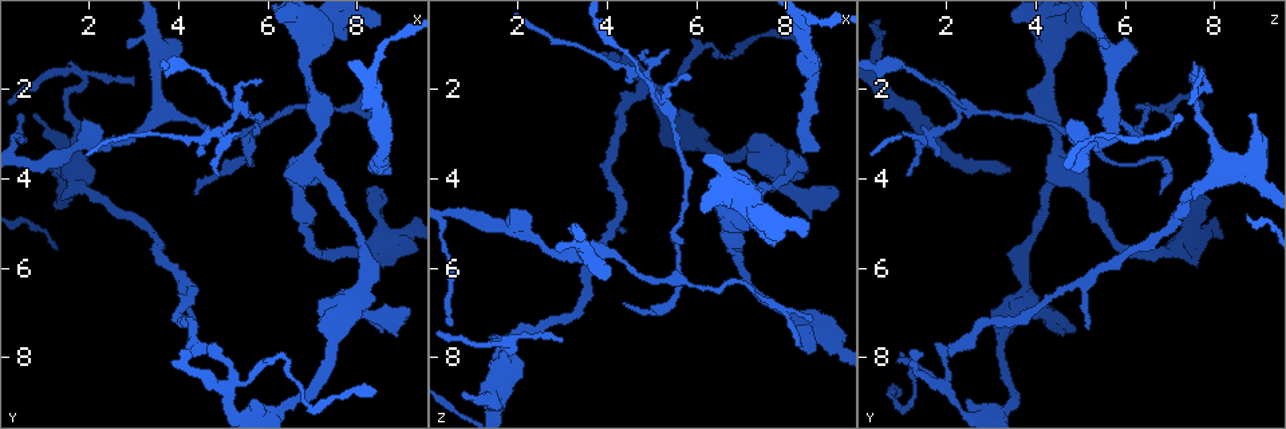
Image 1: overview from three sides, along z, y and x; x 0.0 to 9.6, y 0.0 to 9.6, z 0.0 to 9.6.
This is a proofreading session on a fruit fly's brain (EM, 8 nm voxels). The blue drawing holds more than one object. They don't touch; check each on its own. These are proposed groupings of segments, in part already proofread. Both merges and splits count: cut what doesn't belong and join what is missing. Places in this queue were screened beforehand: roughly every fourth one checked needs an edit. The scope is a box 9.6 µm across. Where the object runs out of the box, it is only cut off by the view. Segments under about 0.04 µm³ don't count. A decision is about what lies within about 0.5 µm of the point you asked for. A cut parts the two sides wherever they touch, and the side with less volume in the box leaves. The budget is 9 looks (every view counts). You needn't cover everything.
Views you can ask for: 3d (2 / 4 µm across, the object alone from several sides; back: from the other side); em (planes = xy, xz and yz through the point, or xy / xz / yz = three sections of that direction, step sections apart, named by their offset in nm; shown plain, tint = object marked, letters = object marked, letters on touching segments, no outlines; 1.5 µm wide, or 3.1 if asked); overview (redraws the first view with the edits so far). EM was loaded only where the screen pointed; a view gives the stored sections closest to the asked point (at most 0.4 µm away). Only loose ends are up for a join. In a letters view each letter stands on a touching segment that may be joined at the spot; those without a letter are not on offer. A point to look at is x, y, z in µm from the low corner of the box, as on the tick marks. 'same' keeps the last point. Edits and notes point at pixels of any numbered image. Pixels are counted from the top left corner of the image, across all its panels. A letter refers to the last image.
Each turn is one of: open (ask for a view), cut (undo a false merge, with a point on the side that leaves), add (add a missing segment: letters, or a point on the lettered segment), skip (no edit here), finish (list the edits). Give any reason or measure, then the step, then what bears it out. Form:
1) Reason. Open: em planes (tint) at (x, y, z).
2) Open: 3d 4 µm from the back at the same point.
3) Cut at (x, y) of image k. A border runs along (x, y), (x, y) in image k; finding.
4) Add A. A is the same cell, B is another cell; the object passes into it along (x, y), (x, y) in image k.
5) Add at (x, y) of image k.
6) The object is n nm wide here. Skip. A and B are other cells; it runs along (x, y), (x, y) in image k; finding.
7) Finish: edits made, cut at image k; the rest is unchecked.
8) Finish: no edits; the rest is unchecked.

Branch stops here. Open: 3d 4 µm at (2.90, 1.10, 5.60).

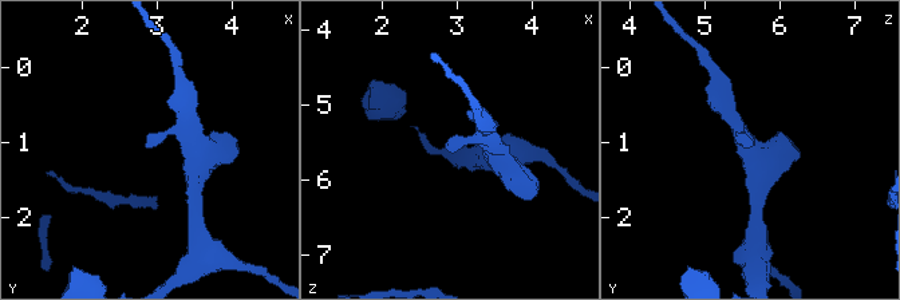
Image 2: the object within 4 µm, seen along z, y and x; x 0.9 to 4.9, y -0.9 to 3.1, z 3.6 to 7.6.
Open: em planes (letters) at (2.85, 1.10, 5.55).

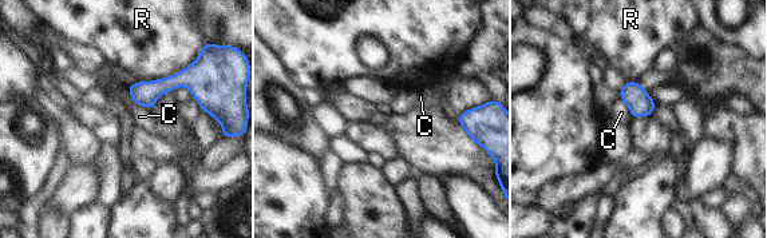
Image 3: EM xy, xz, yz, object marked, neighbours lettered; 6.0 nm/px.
The longest contact is with R, 380 nm. Skip. C and R are other cells; it runs along (131, 90), (186, 82), (202, 104) in image 3; none of them fits.

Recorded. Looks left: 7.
Abrupt turn. Open: 3d 2 µm from the back at (1.90, 1.75, 7.75).

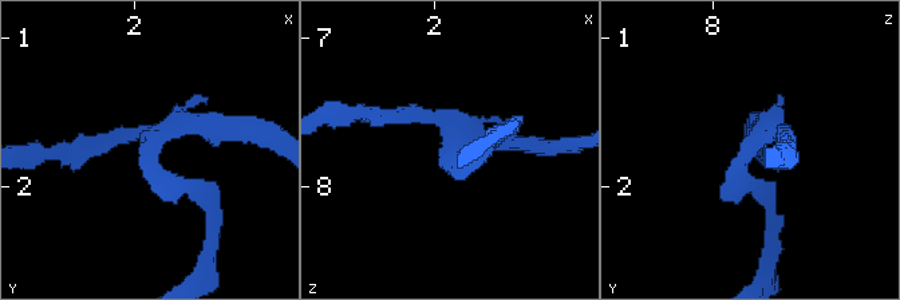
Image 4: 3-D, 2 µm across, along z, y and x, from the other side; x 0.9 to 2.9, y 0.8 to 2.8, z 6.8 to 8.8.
Open: em xz step 8 (tint) at (1.90, 1.76, 7.76).

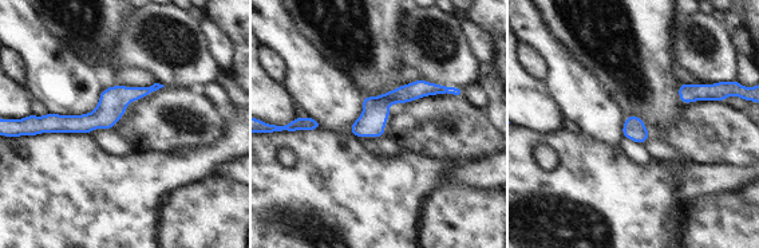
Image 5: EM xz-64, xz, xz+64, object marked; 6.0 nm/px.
Open: em planes (letters) at the same point.

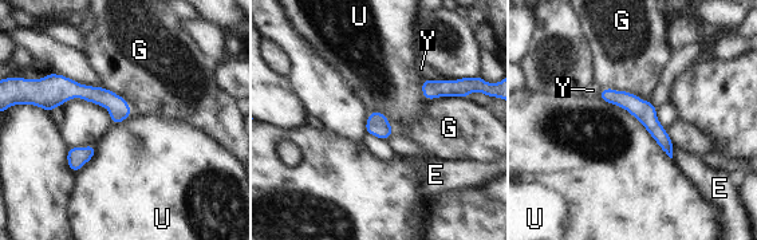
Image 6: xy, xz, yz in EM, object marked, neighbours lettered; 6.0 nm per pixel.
Skip. E, G, U and Y are other cells; it runs along (604, 91), (629, 101), (669, 150) in image 6; one neuron here.

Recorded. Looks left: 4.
Abrupt turn. Open: 3d 4 µm at (6.30, 8.05, 1.05).

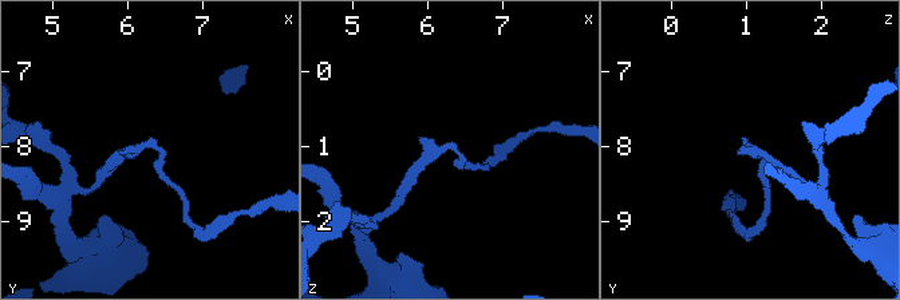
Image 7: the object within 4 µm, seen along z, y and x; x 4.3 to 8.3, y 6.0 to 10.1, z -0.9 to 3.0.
Open: em xz step 4 (tint) at (6.30, 8.00, 1.00).

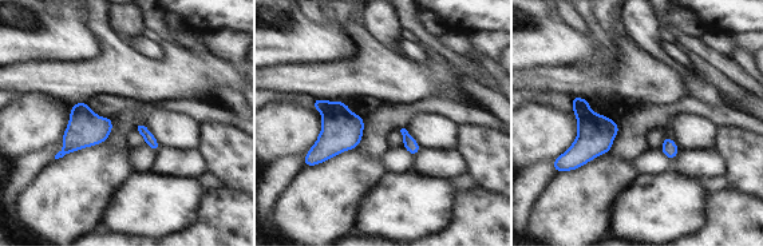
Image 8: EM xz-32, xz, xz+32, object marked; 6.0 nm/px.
See the neighbours. Open: em xz step 4 (letters) at the same point.

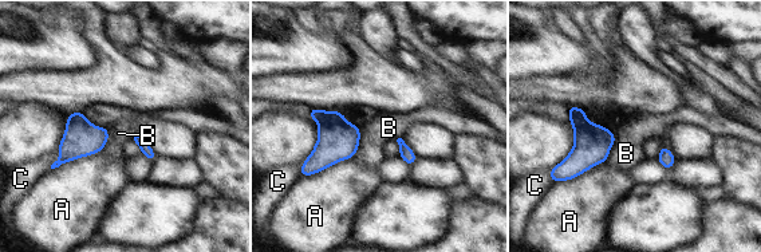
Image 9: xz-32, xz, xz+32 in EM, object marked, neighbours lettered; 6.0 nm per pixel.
Skip. A, B and C are other cells; a border runs along (359, 128), (359, 146), (354, 154) in image 9; continuous, no second neuron.

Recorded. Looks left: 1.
Thick turns thin. Open: em planes (letters) at (7.55, 7.40, 3.25).

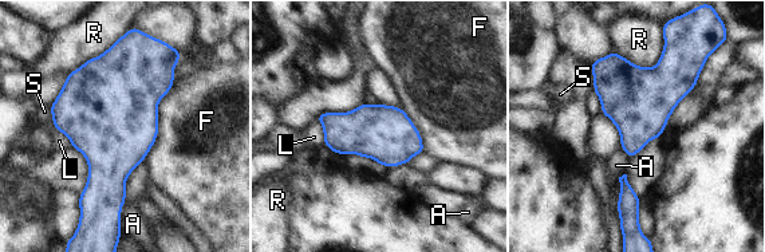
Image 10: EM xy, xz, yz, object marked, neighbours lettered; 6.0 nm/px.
The object is 340 nm wide here. Skip. A, F, L, R and S are other cells; all the same neuron.

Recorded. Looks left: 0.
Finish: no edits; the rest is unchecked.

